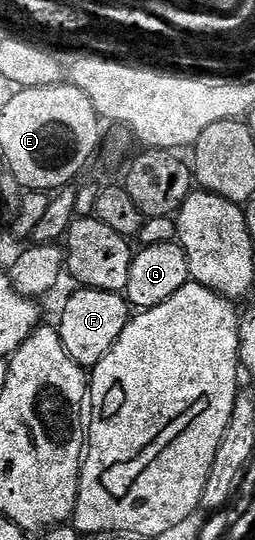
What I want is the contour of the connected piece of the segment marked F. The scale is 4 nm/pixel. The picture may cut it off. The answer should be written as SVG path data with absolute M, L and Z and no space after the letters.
M80 287L63 304L63 313L59 316L57 327L59 337L73 362L77 362L90 370L109 354L109 350L117 342L121 330L127 325L133 309L127 303L127 297L122 292L106 292Z

